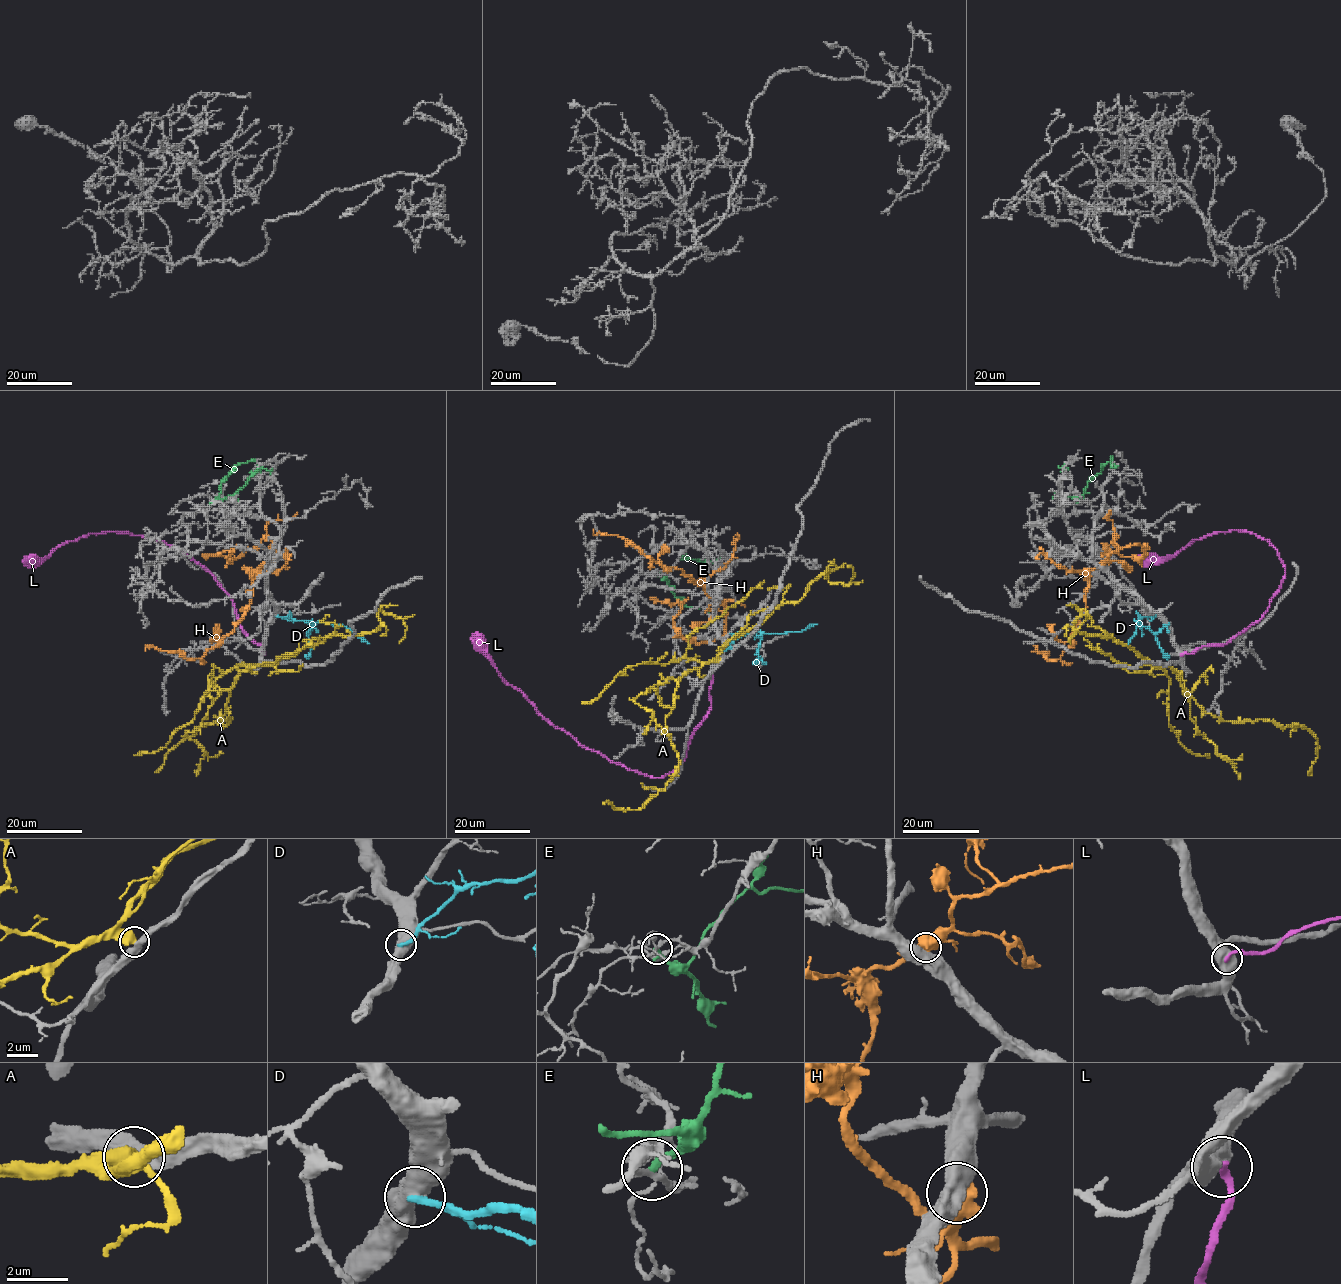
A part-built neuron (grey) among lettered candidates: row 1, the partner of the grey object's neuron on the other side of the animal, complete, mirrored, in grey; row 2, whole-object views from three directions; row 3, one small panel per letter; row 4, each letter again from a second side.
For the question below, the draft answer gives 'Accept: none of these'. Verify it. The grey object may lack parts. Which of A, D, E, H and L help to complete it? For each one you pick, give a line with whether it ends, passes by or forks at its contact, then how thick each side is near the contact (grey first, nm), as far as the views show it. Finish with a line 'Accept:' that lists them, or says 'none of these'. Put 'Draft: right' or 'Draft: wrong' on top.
Draft: right
Accept: none of these

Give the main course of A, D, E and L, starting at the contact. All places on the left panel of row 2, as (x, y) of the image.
A: (272, 663), (242, 670), (225, 713), (217, 718), (232, 718), (226, 725), (203, 724), (166, 753), (154, 772)
D: (275, 615), (343, 624), (368, 643)
E: (210, 504), (218, 496), (222, 480), (235, 465), (255, 460), (260, 471)
L: (263, 654), (215, 577), (171, 545), (106, 531), (25, 559)

